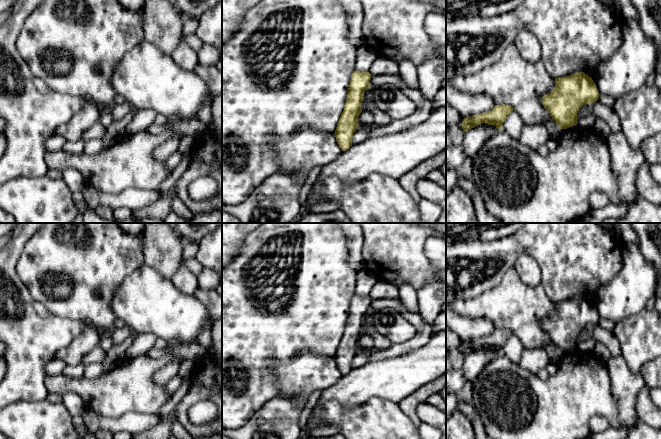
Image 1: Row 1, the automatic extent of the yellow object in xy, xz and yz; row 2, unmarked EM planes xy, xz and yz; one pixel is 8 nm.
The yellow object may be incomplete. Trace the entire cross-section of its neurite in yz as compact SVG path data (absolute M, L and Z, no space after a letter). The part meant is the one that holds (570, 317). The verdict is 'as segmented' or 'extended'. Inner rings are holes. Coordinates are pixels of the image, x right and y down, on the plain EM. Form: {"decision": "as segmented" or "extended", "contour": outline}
{"decision": "as segmented", "contour": "M584 296L555 302L555 311L541 322L545 333L560 353L578 348L577 337L583 329L599 323L599 316L591 301Z"}

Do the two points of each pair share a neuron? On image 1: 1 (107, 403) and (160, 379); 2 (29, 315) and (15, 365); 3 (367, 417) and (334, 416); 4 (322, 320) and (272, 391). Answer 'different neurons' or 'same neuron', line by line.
1: different neurons
2: same neuron
3: same neuron
4: same neuron

